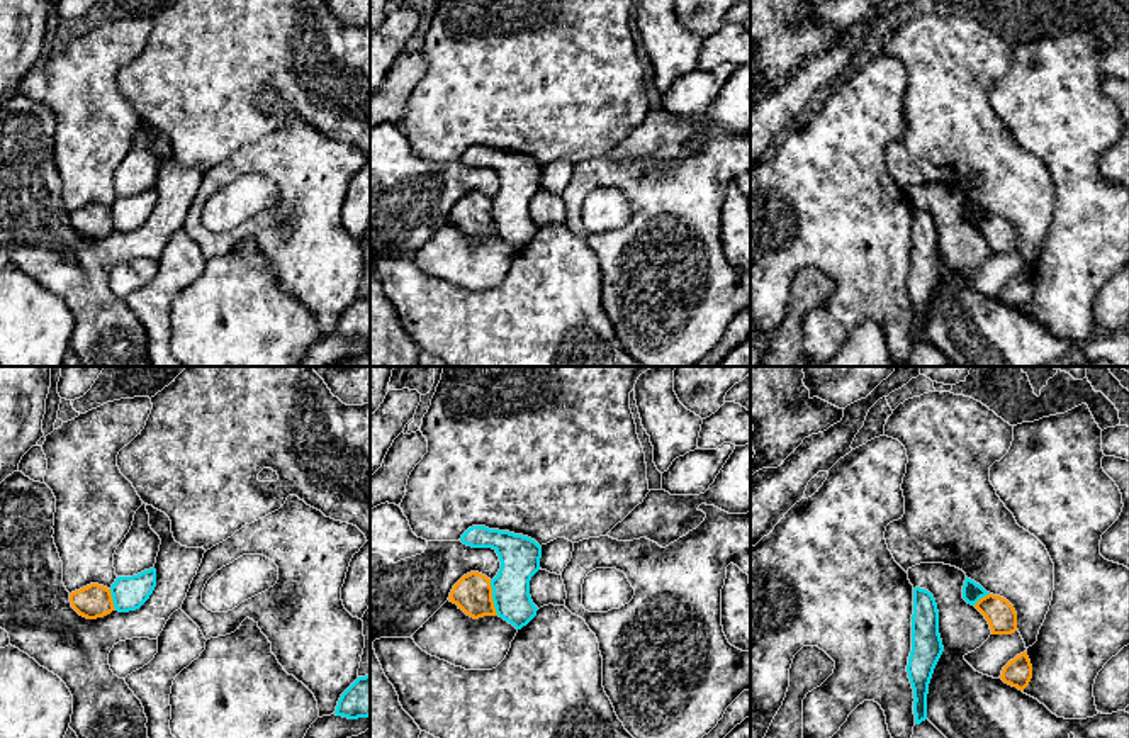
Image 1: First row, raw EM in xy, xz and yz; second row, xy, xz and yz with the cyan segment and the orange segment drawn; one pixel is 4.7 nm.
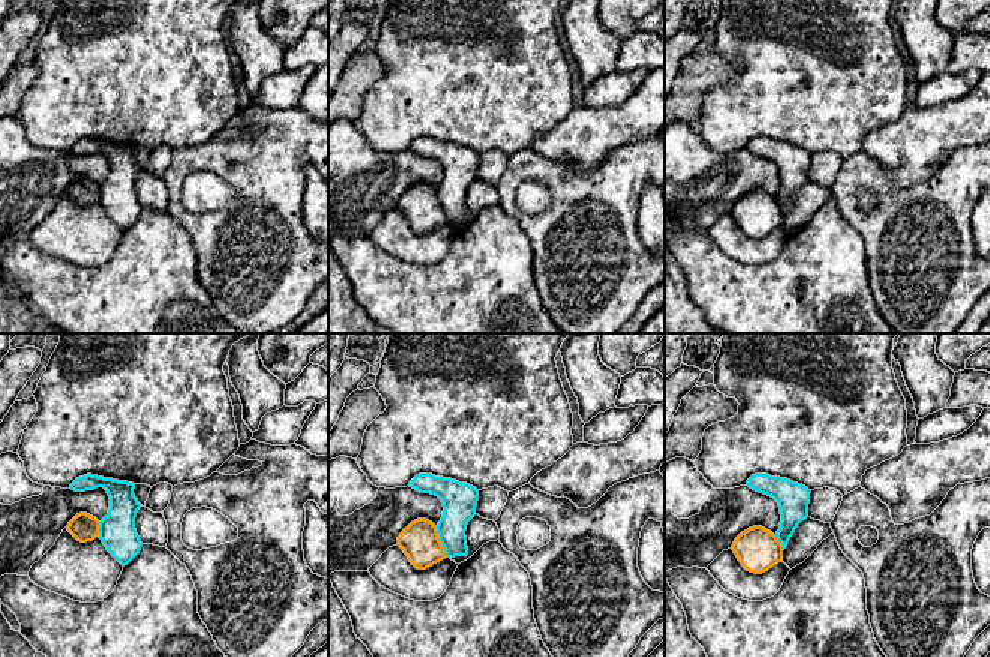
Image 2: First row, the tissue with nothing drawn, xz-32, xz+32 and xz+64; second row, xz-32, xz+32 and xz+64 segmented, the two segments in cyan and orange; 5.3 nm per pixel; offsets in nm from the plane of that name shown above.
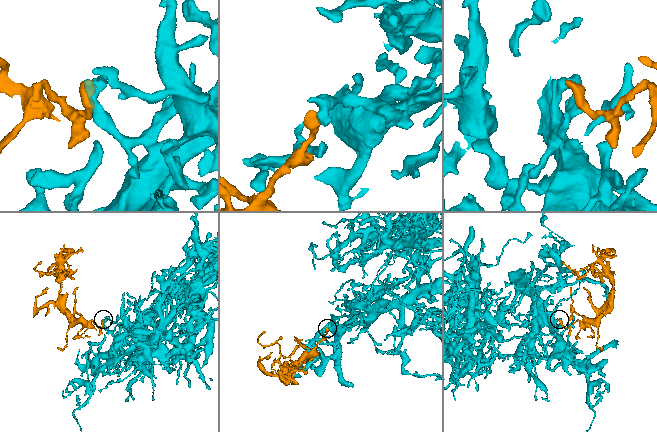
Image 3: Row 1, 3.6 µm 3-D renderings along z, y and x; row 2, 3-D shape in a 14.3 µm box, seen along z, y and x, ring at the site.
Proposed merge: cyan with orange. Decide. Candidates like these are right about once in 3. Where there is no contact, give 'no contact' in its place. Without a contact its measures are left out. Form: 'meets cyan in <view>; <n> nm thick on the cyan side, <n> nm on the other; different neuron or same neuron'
meets cyan in xz; 190 nm thick on the cyan side, 180 nm on the other; different neuron

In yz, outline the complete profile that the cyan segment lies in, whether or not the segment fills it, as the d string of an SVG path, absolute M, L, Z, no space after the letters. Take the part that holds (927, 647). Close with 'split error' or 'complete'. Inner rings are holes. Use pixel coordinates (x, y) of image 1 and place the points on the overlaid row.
M920 587L913 589L912 651L908 679L913 689L915 724L927 719L927 694L934 668L944 651L939 635L939 611L934 595Z; complete

